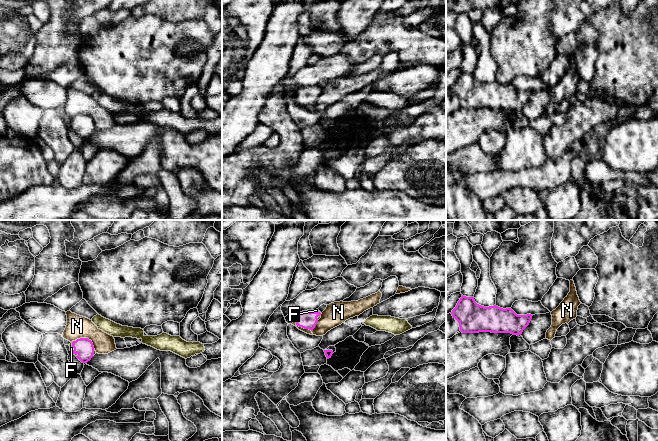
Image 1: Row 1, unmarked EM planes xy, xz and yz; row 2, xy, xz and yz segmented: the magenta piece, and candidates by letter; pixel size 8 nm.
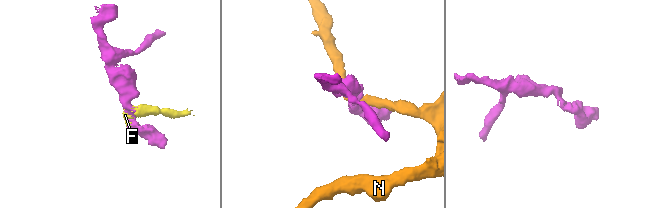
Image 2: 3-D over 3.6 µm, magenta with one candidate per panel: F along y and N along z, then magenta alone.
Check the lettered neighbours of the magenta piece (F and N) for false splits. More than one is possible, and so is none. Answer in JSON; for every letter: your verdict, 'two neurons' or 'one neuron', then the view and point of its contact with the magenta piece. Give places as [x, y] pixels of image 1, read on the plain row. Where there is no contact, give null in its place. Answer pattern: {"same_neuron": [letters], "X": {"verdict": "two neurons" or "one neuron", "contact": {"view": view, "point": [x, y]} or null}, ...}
{"same_neuron": ["F"], "F": {"verdict": "one neuron", "contact": {"view": "xz", "point": [304, 104]}}, "N": {"verdict": "two neurons", "contact": {"view": "xy", "point": [87, 114]}}}

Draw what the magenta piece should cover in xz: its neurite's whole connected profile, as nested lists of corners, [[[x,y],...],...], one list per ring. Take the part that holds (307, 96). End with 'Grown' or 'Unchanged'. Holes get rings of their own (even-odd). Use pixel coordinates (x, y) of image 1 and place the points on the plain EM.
[[[318,85],[298,88],[295,95],[296,103],[307,110],[313,111],[312,107],[321,94],[321,90]]]. Grown

